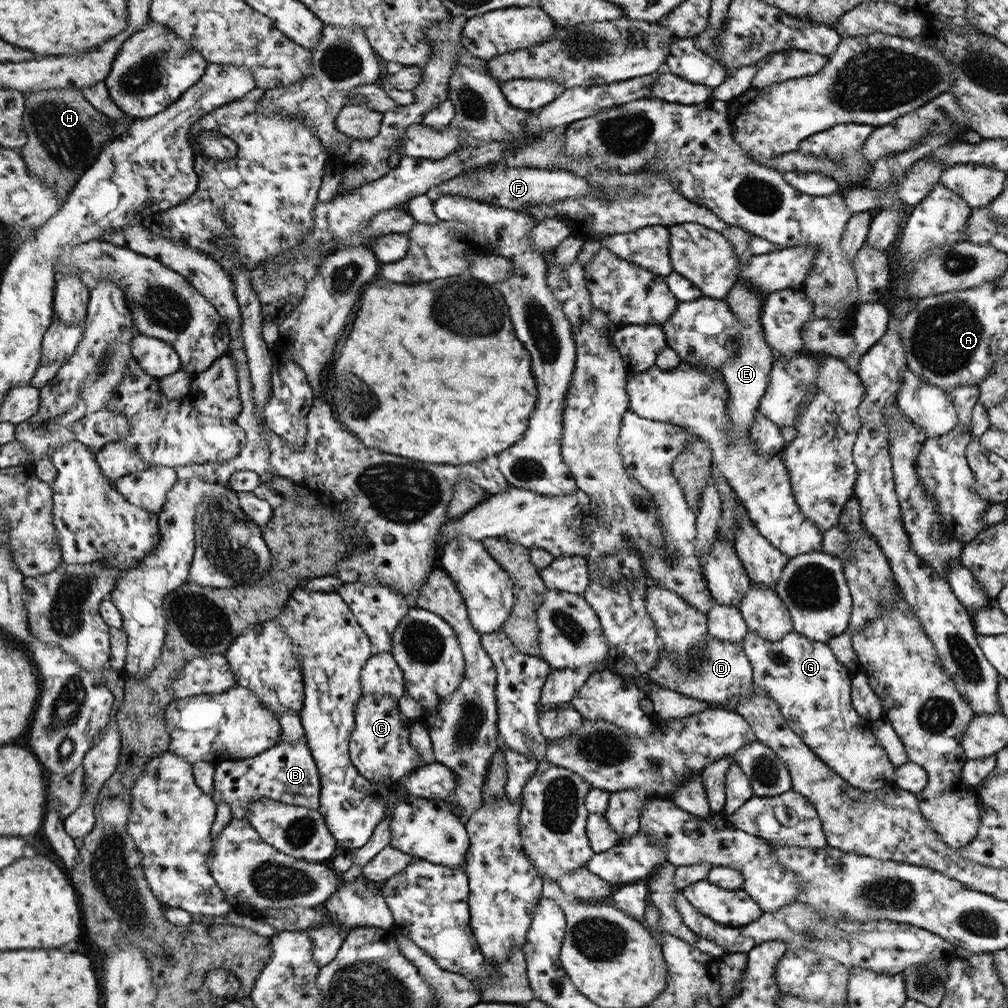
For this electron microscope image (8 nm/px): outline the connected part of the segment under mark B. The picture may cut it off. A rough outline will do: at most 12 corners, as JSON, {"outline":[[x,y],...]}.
{"outline":[[305,735],[215,765],[213,800],[247,818],[268,798],[319,808]]}

